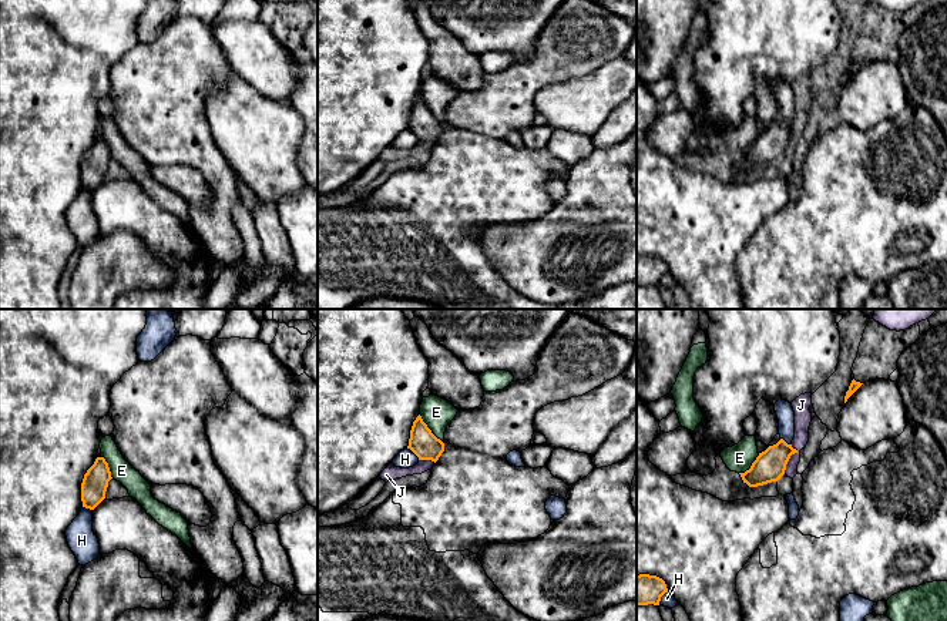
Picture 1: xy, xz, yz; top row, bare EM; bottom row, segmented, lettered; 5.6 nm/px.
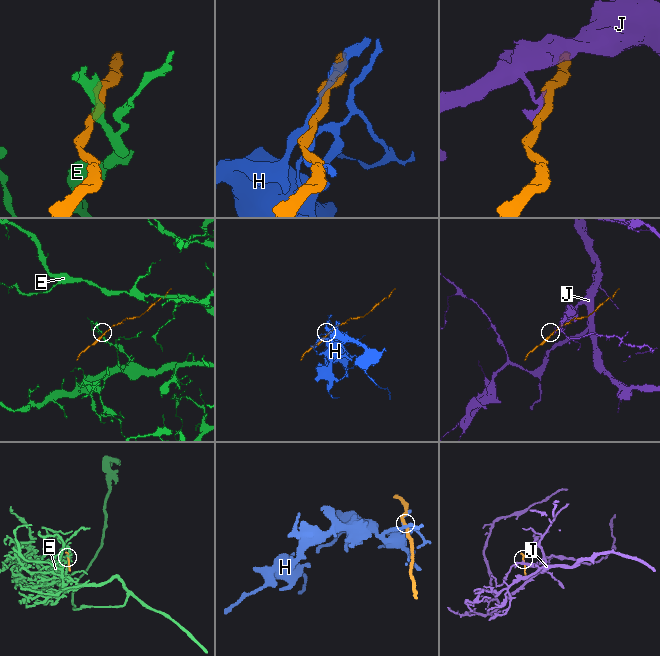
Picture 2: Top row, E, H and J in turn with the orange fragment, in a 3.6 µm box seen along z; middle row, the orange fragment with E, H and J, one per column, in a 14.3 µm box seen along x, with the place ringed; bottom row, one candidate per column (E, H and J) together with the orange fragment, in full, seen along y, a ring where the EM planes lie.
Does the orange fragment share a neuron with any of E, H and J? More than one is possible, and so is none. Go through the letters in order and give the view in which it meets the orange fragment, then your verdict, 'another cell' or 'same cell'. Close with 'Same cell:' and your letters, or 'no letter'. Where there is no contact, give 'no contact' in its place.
E: meets orange in xz; another cell
H: meets orange in yz; another cell
J: meets orange in yz; another cell
Same cell: no letter

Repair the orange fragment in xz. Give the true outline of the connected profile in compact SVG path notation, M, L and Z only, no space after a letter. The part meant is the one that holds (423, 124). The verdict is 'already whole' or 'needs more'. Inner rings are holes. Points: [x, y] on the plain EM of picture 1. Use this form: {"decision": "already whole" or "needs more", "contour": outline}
{"decision": "already whole", "contour": "M419 95L410 111L409 127L419 141L437 142L444 132L444 124L437 120Z"}

